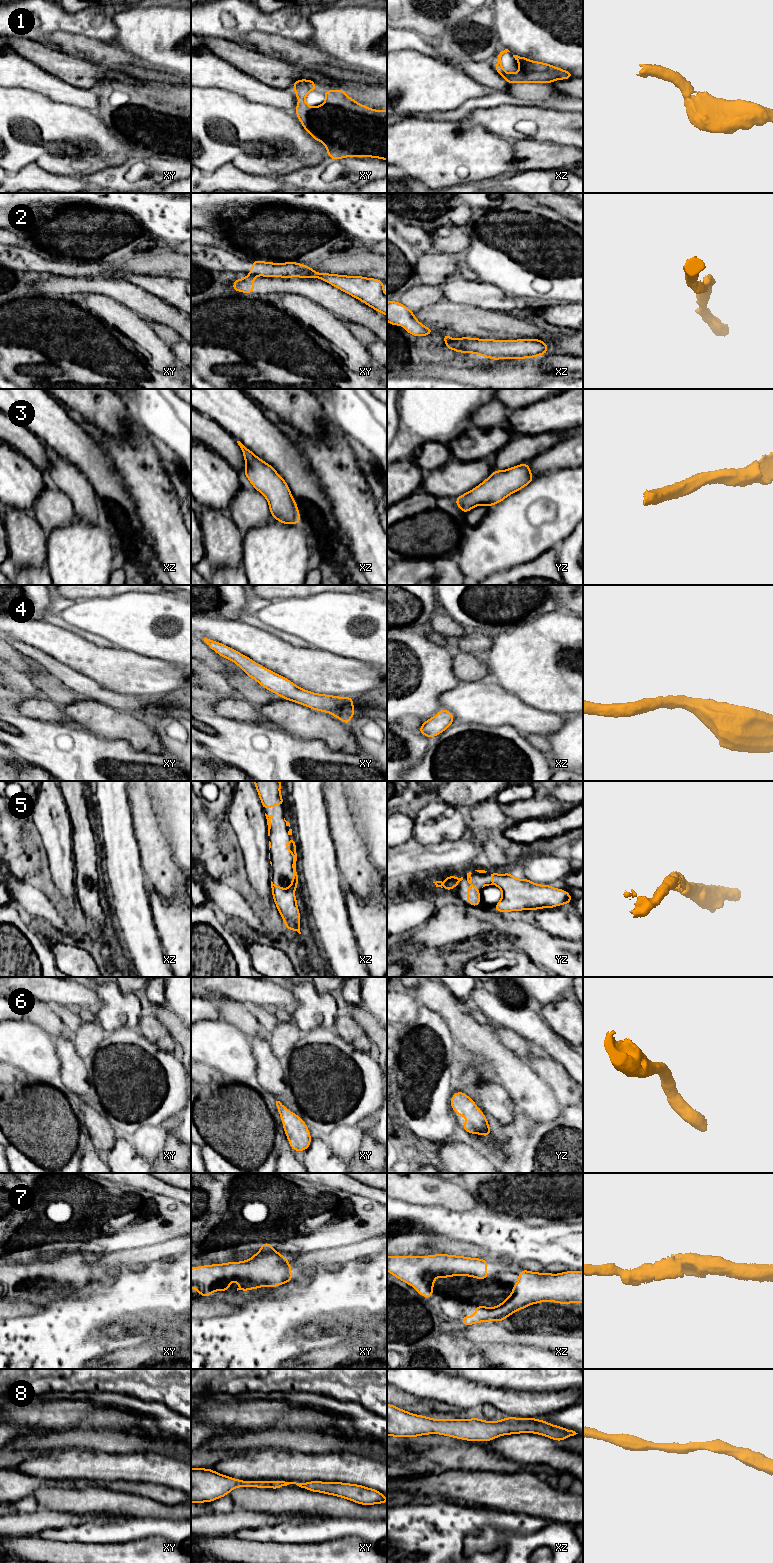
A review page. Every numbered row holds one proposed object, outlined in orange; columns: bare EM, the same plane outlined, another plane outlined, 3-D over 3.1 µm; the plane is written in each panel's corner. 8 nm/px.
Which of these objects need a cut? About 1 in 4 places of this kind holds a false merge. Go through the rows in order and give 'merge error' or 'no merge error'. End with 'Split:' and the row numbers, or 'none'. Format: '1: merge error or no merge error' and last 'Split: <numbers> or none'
1: no merge error
2: merge error
3: no merge error
4: no merge error
5: no merge error
6: no merge error
7: no merge error
8: no merge error
Split: 2

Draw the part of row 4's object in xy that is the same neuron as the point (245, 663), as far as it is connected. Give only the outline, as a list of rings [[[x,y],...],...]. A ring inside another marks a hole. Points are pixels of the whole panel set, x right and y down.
[[[204,638],[207,645],[221,657],[227,658],[237,664],[245,674],[257,681],[267,690],[298,704],[307,706],[316,711],[332,713],[345,724],[350,723],[350,718],[356,713],[353,709],[353,697],[337,697],[332,695],[317,694],[299,688],[285,677],[259,665],[258,663],[240,654],[238,651]]]

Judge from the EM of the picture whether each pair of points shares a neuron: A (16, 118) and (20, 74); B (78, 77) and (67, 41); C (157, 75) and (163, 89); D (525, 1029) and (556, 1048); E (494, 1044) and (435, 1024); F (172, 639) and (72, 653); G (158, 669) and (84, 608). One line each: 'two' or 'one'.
A: two
B: two
C: two
D: one
E: two
F: two
G: two

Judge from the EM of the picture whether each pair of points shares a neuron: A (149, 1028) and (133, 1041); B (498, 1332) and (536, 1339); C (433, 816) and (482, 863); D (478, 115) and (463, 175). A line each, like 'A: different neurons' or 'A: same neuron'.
A: different neurons
B: same neuron
C: different neurons
D: different neurons

